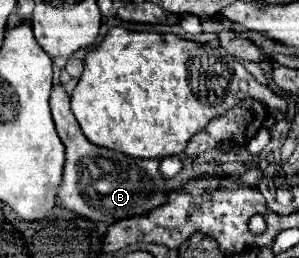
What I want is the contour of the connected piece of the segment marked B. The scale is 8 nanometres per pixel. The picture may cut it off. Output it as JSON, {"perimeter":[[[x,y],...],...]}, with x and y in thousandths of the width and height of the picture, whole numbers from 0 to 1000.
{"perimeter":[[[207,326],[181,333],[167,419],[194,527],[221,566],[221,636],[207,667],[207,705],[194,721],[201,791],[294,853],[355,860],[355,868],[381,868],[415,845],[475,837],[555,791],[569,736],[555,729],[555,690],[535,674],[535,620],[528,612],[448,620],[441,605],[301,558],[301,543],[274,519],[227,395],[234,380],[214,357]]]}

